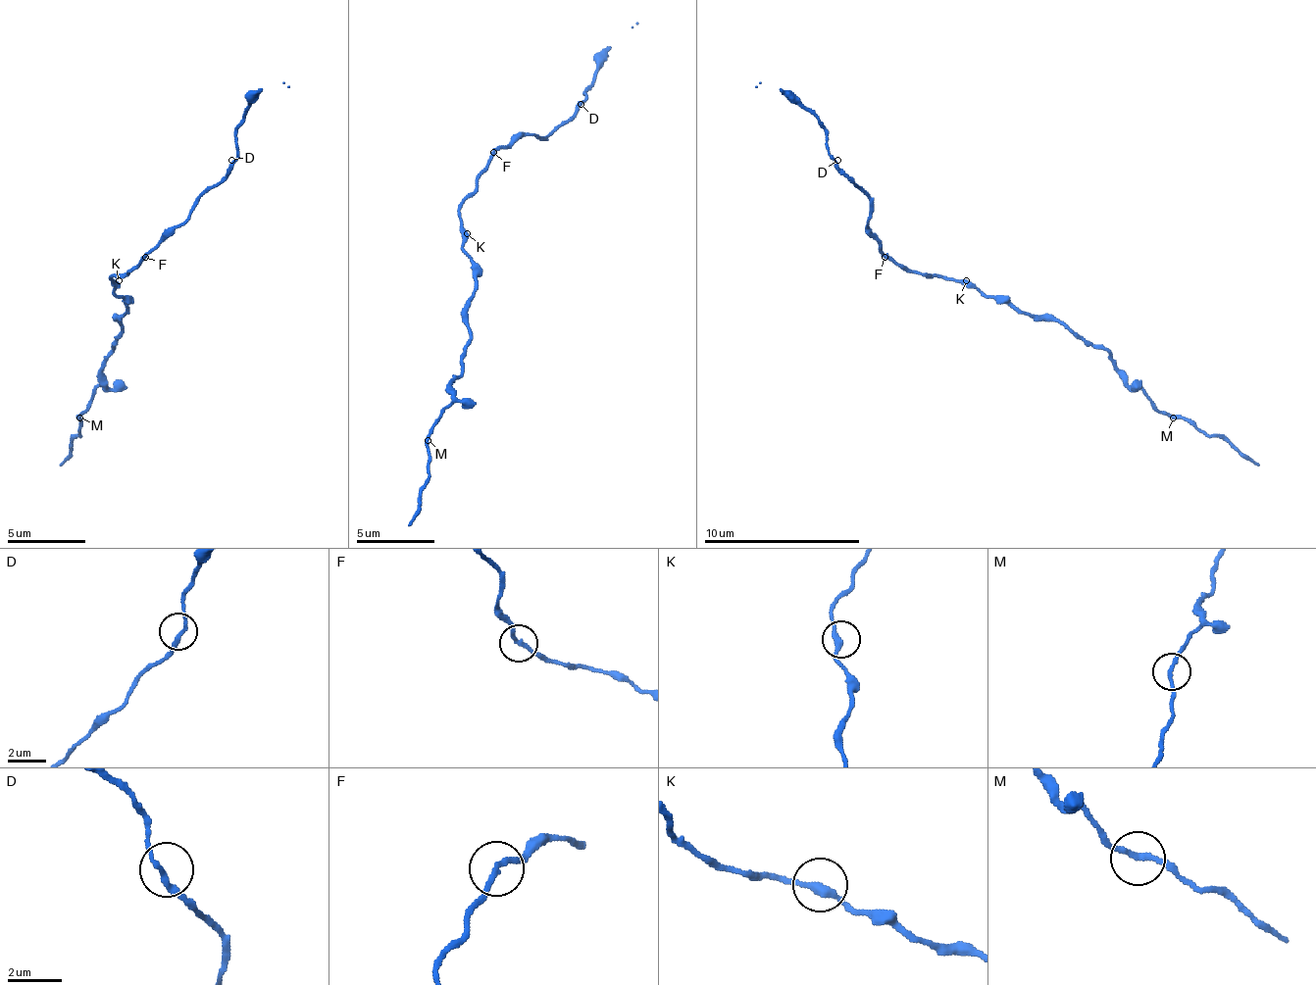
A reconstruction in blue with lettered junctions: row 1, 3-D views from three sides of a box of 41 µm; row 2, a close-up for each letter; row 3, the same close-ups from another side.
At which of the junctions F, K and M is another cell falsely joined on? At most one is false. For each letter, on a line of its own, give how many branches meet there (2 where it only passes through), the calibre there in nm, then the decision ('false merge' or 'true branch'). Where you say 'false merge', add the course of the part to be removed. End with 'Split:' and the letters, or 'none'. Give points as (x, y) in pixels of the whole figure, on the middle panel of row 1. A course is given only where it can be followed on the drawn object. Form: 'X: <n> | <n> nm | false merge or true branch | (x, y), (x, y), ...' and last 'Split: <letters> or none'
F: 2 | 190 nm | true branch
K: 2 | 280 nm | true branch
M: 2 | 200 nm | true branch
Split: none

